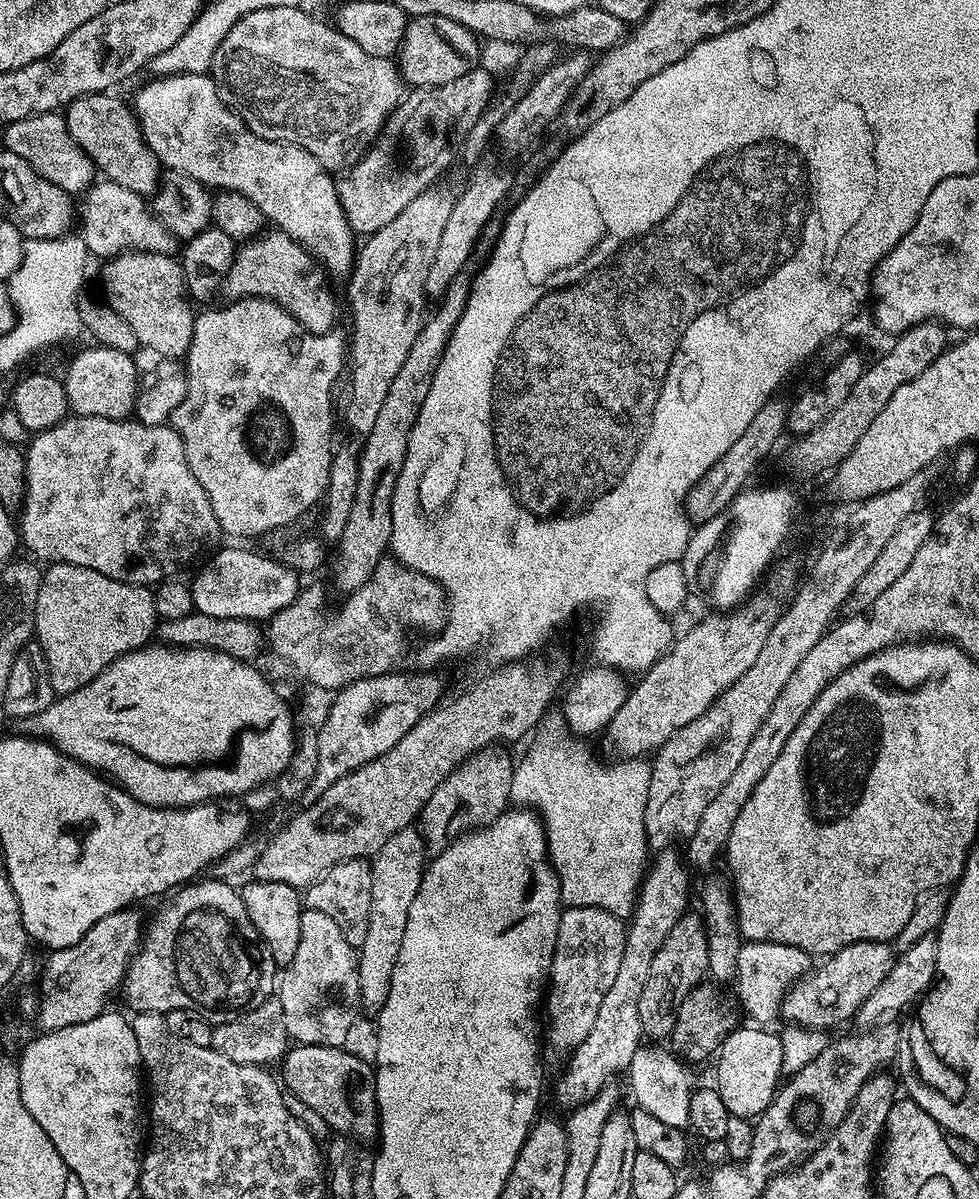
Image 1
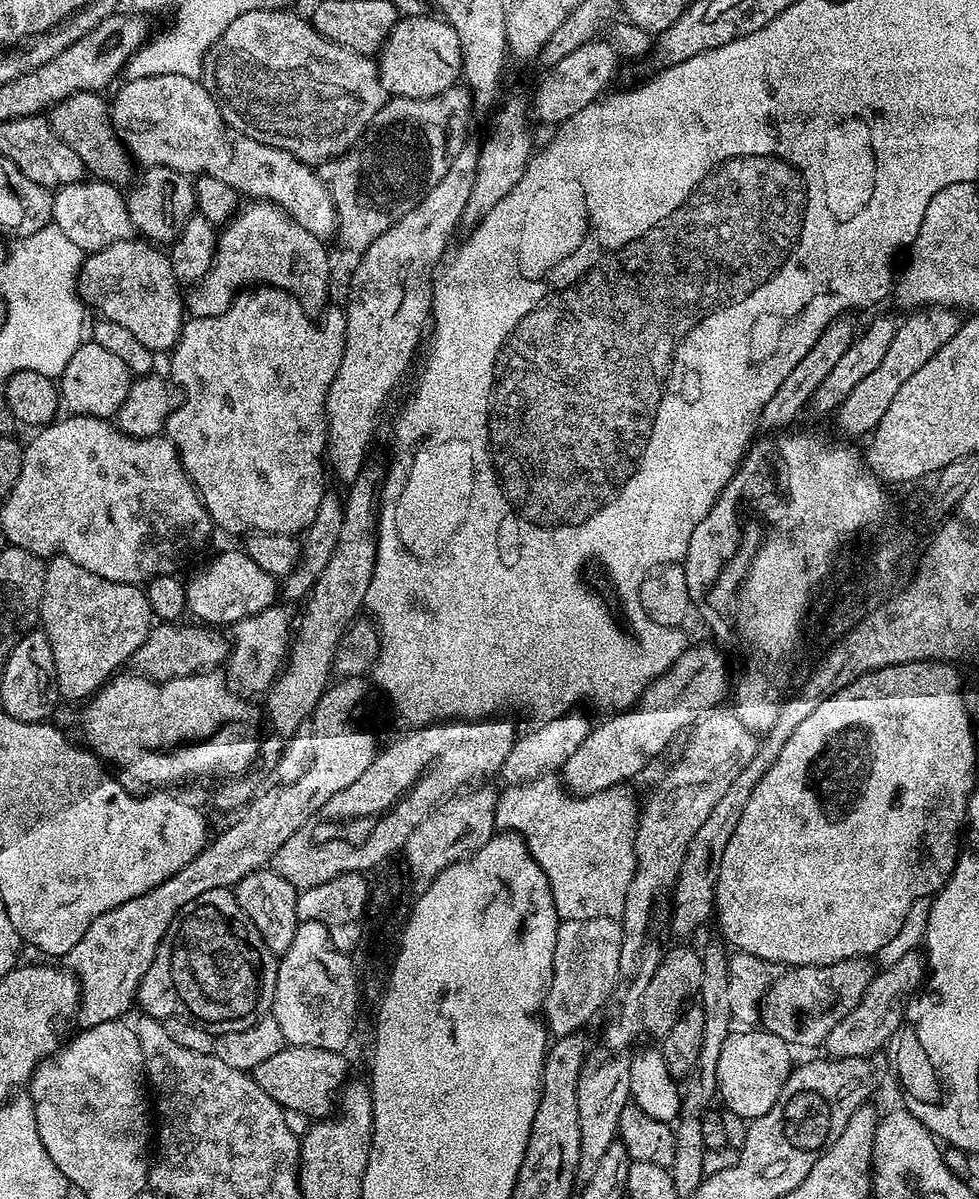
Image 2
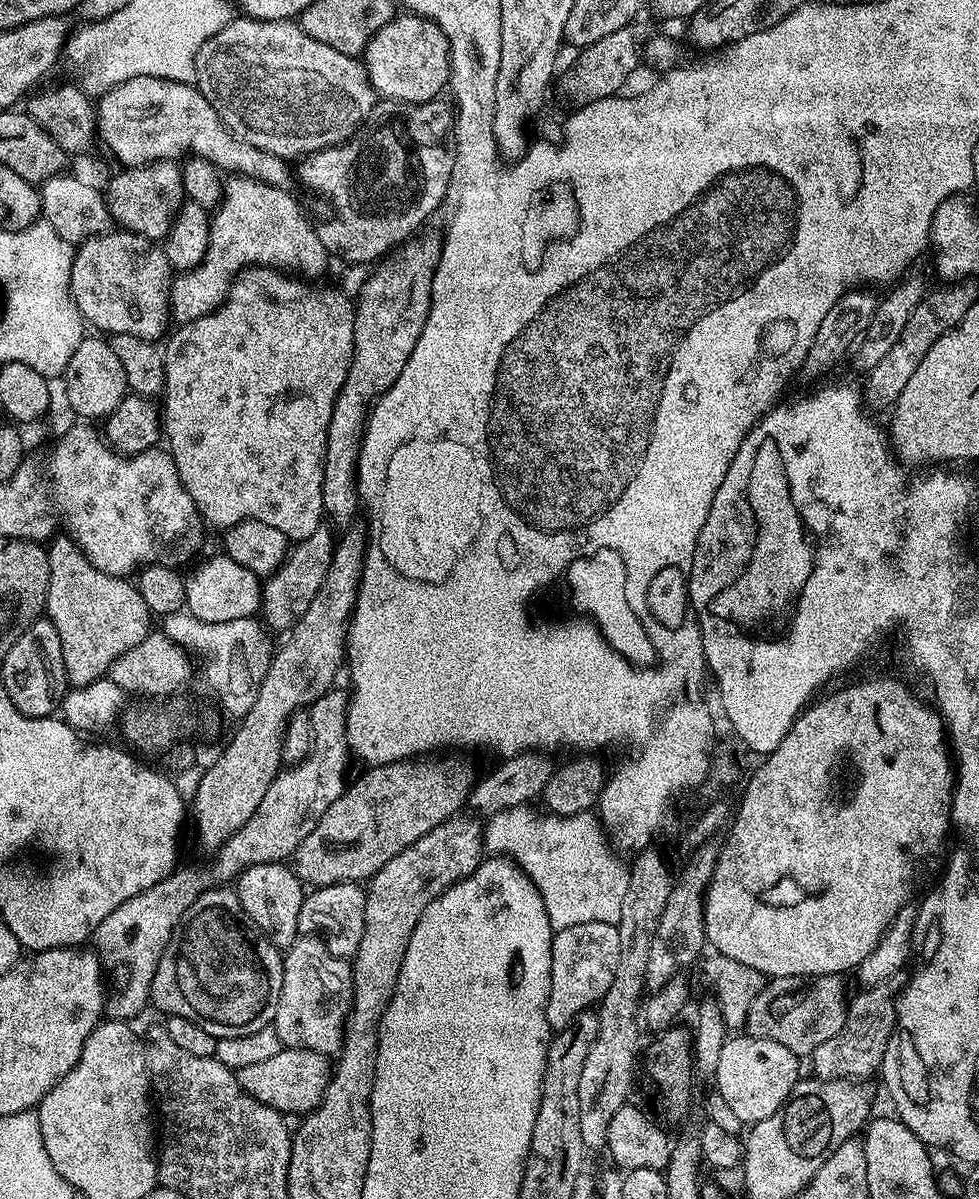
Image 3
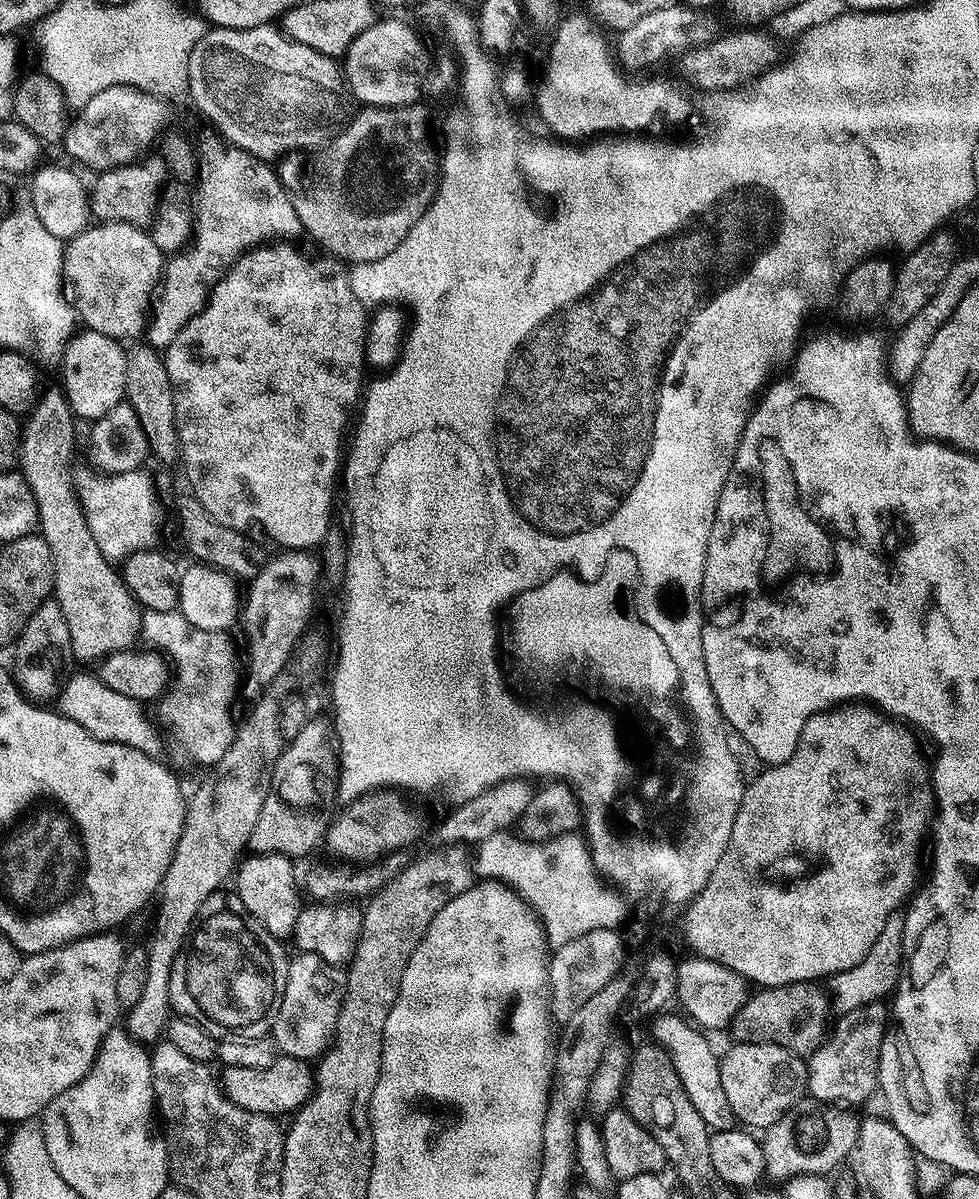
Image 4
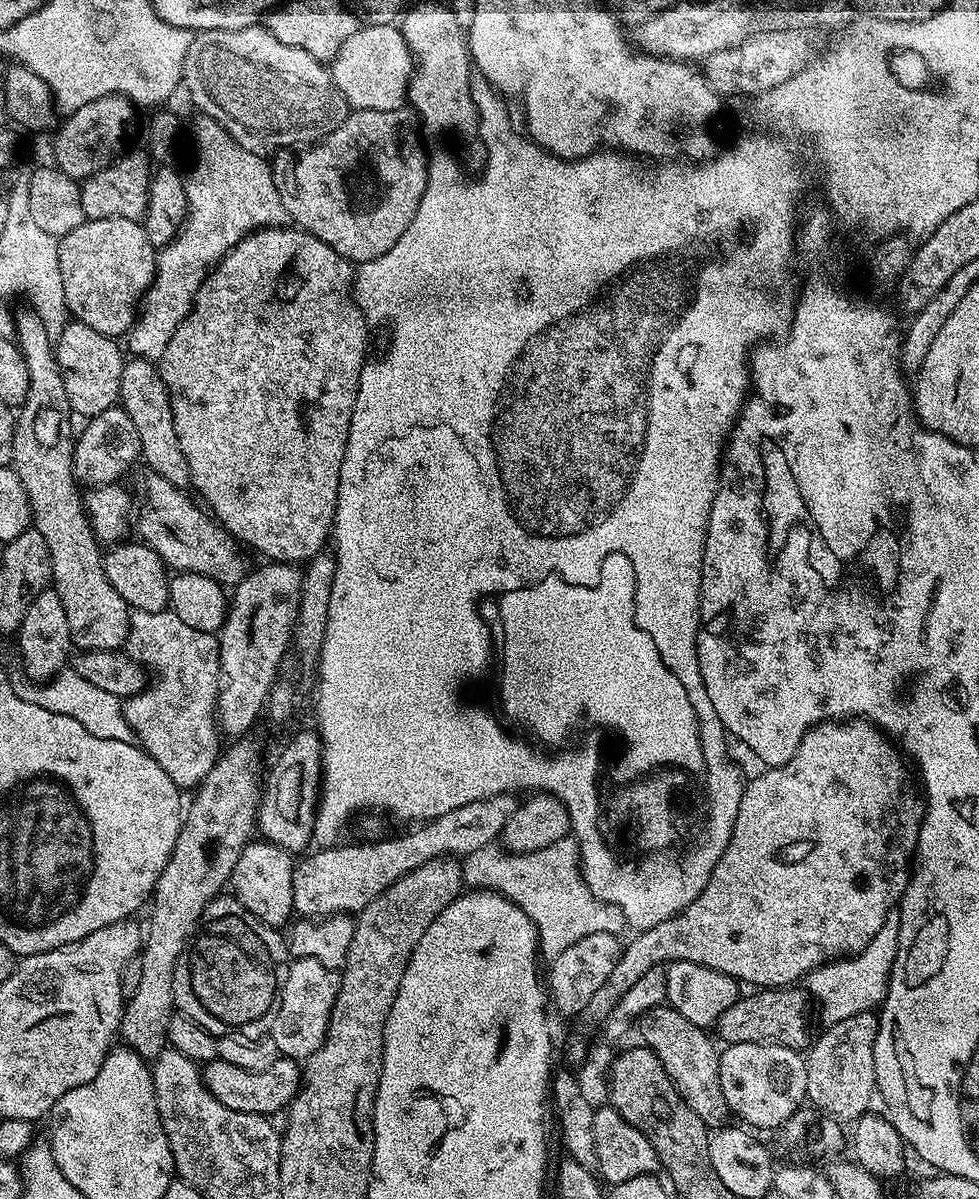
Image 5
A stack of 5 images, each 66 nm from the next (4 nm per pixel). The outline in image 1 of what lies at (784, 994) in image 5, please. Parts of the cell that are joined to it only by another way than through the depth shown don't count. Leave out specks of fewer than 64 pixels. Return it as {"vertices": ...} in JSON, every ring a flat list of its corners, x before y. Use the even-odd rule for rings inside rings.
{"vertices":[[871,940,870,942,854,942,842,950,832,953,823,961,821,966,813,967,804,979,799,980,786,994,786,998,780,1007,780,1016,788,1019,787,1023,792,1026,799,1026,808,1029,829,1030,835,1024,843,1020,851,1021,856,1012,874,994,874,990,890,974,894,967,894,948,891,943,882,940]]}

